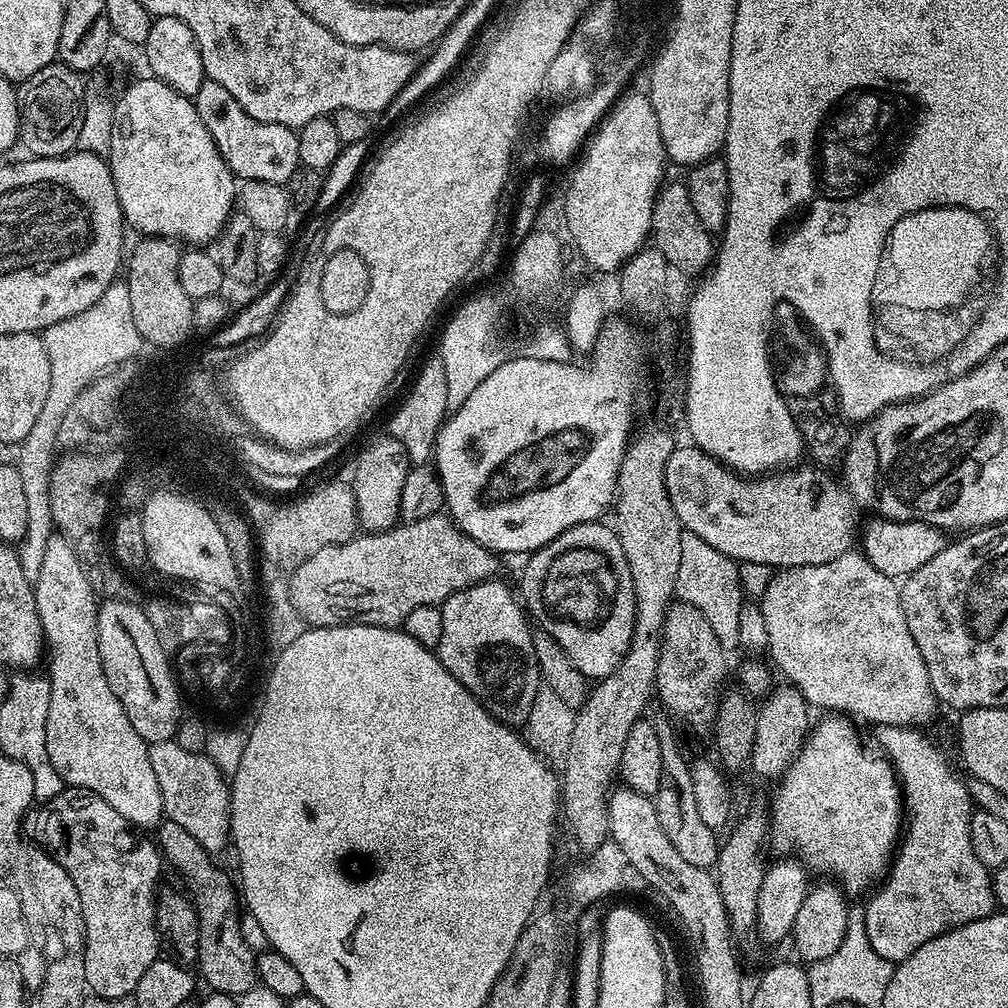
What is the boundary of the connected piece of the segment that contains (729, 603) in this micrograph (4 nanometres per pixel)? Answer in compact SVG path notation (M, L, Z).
M685 532L682 534L682 563L676 575L676 596L683 603L702 610L706 622L718 634L718 642L725 650L740 648L738 638L738 618L742 614L742 606L746 602L746 593L740 587L740 569L737 561L726 554L714 550L710 542L702 542L698 534Z

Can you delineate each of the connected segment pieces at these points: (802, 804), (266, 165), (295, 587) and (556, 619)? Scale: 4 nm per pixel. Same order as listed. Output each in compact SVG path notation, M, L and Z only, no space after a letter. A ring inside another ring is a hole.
M825 716L828 717L817 728L815 725L809 731L795 762L775 785L776 793L770 807L770 840L784 851L781 853L791 853L788 851L793 848L797 852L793 853L805 868L813 873L821 872L824 875L821 877L838 882L849 897L855 898L859 892L867 893L887 873L902 836L906 809L899 779L887 759L880 754L872 757L864 749L856 733L857 725L848 716Z
M204 79L202 86L198 86L194 103L198 118L202 118L206 130L210 130L210 138L214 138L228 169L241 181L261 180L287 185L296 169L301 167L297 133L281 124L250 118L250 114L246 114L246 110L242 110L242 106L238 106L238 102L230 98L230 93L218 86L218 82Z
M439 512L427 518L405 521L391 530L377 533L368 532L357 535L346 543L322 547L317 553L312 554L306 562L302 562L297 568L291 569L290 576L292 576L292 580L289 579L287 581L288 593L294 602L294 606L302 614L305 625L309 627L333 628L342 624L368 624L378 625L383 628L395 628L403 625L406 615L410 614L411 610L416 609L418 606L443 605L444 601L448 600L454 593L460 592L464 588L469 588L471 585L480 584L484 580L493 579L499 573L497 572L498 560L497 553L485 548L476 539L470 538L469 535L457 527L452 517L447 513Z
M593 522L590 524L575 524L570 530L566 530L562 534L558 534L558 538L551 540L546 546L542 546L538 551L531 553L527 557L528 560L524 564L524 573L520 576L520 592L523 607L526 609L527 615L533 621L538 623L539 631L545 632L565 651L569 656L570 662L581 671L587 678L603 678L609 676L613 670L620 665L622 658L626 654L626 650L632 641L632 631L634 630L634 622L636 621L636 599L634 598L634 582L630 578L630 566L626 562L626 554L622 550L622 542L616 536L615 527L604 525L604 522Z

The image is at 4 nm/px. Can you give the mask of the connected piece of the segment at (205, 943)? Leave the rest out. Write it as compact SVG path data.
M167 818L162 820L154 836L165 861L169 861L183 874L187 884L193 886L192 901L199 916L196 968L210 986L209 989L238 998L247 990L257 987L257 955L242 938L240 910L236 906L239 906L240 900L233 881L231 884L229 878L211 861L211 855L178 822Z

